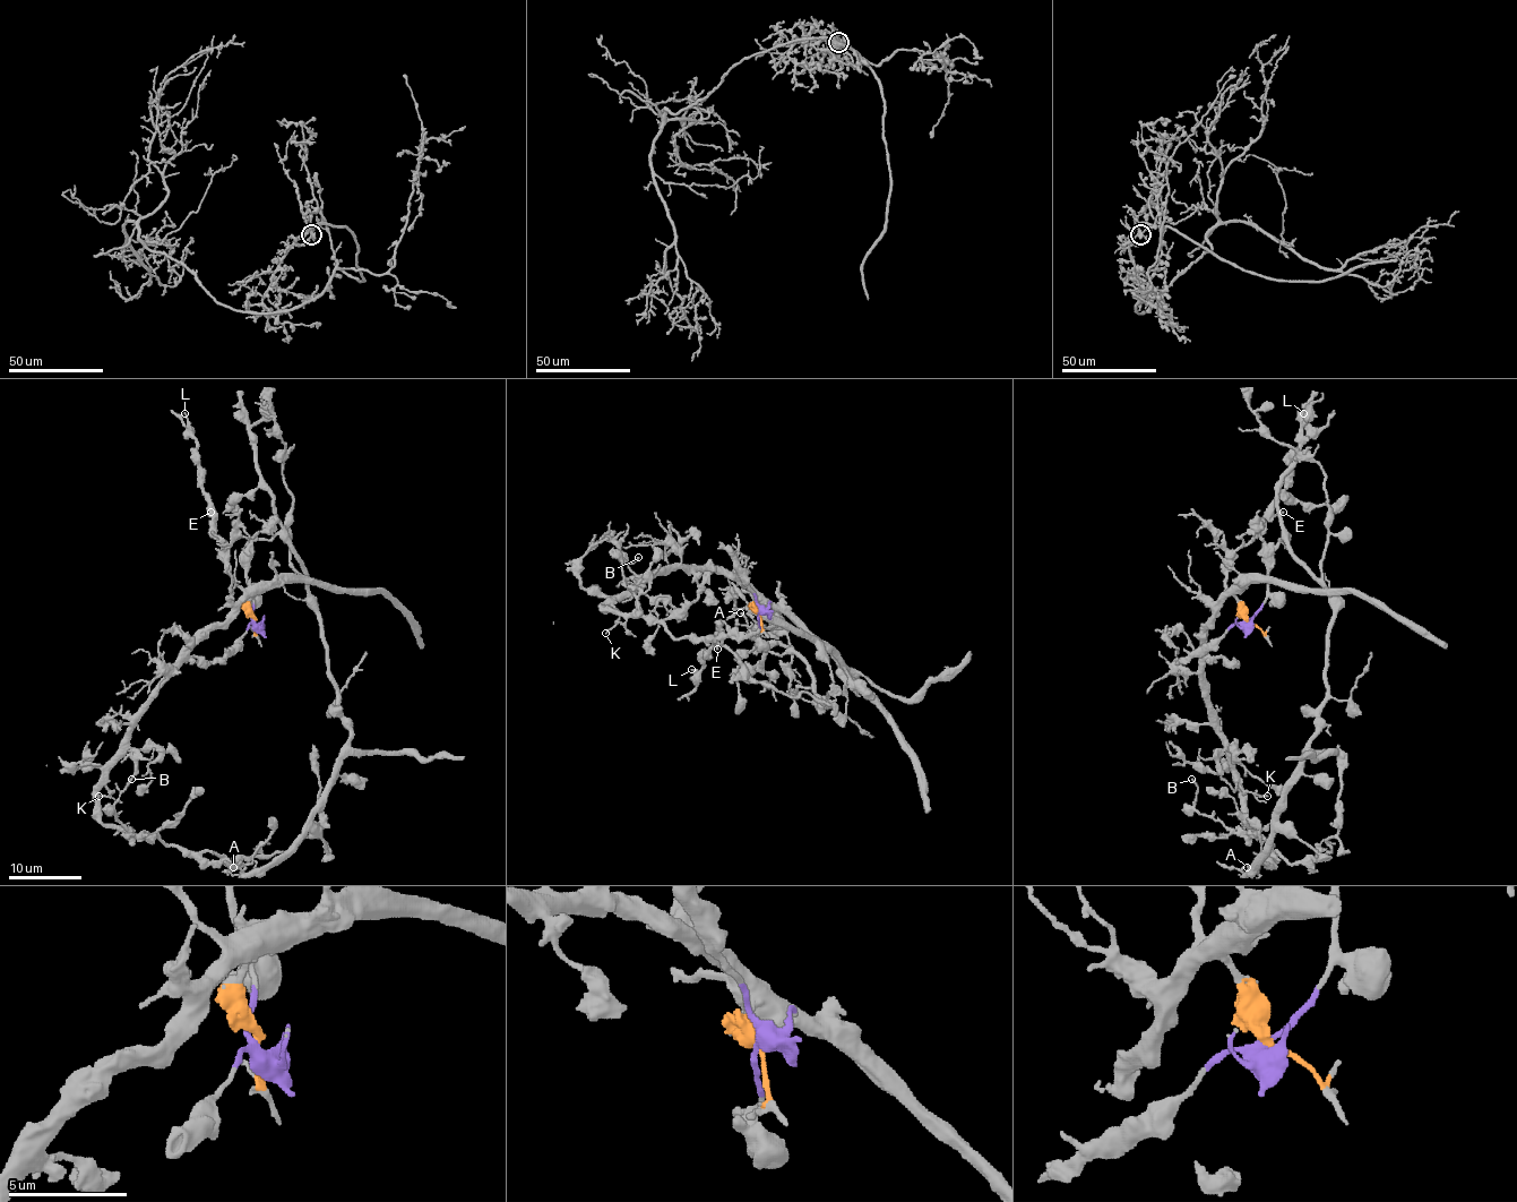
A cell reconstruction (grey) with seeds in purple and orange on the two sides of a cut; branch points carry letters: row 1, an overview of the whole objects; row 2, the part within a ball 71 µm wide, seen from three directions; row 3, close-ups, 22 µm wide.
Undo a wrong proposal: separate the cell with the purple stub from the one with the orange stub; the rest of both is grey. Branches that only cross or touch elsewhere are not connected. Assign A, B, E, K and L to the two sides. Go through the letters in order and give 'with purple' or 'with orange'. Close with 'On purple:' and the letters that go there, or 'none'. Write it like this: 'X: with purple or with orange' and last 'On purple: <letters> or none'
A: with orange
B: with orange
E: with orange
K: with orange
L: with orange
On purple: none

